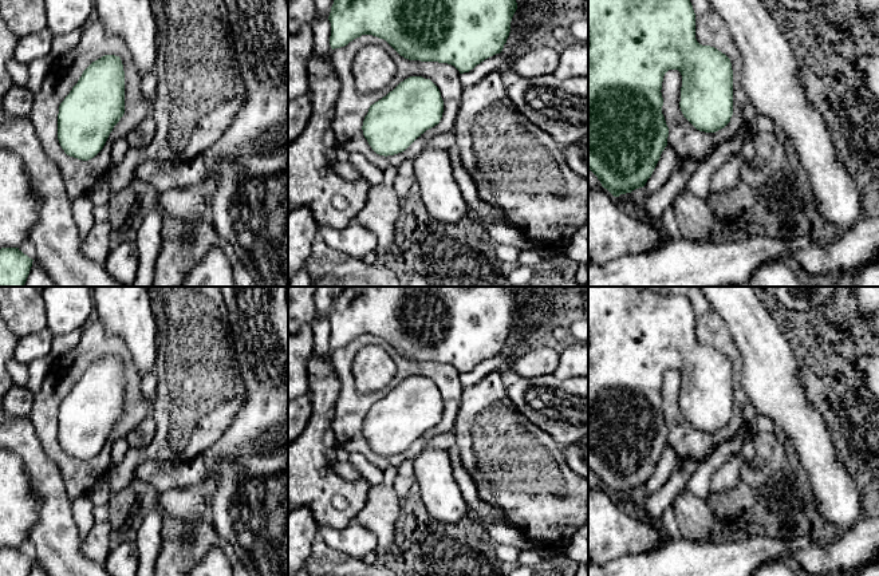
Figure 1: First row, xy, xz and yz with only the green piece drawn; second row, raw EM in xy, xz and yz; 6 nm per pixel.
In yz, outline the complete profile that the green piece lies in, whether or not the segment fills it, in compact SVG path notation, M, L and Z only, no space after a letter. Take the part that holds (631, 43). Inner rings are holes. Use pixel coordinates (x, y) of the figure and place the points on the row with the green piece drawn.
M588 0L588 169L598 177L602 186L607 189L614 197L619 197L620 194L631 193L635 189L643 188L647 179L651 177L662 151L667 146L669 127L666 125L665 117L662 114L663 98L662 98L662 82L663 76L669 70L678 70L682 75L682 87L681 87L681 102L679 107L683 117L699 131L705 133L716 133L724 129L733 115L733 70L730 59L710 46L702 46L695 39L695 13L690 0Z

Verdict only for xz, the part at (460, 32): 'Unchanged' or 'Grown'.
Unchanged

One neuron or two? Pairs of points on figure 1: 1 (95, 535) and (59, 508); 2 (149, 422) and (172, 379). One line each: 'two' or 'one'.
1: two
2: two

